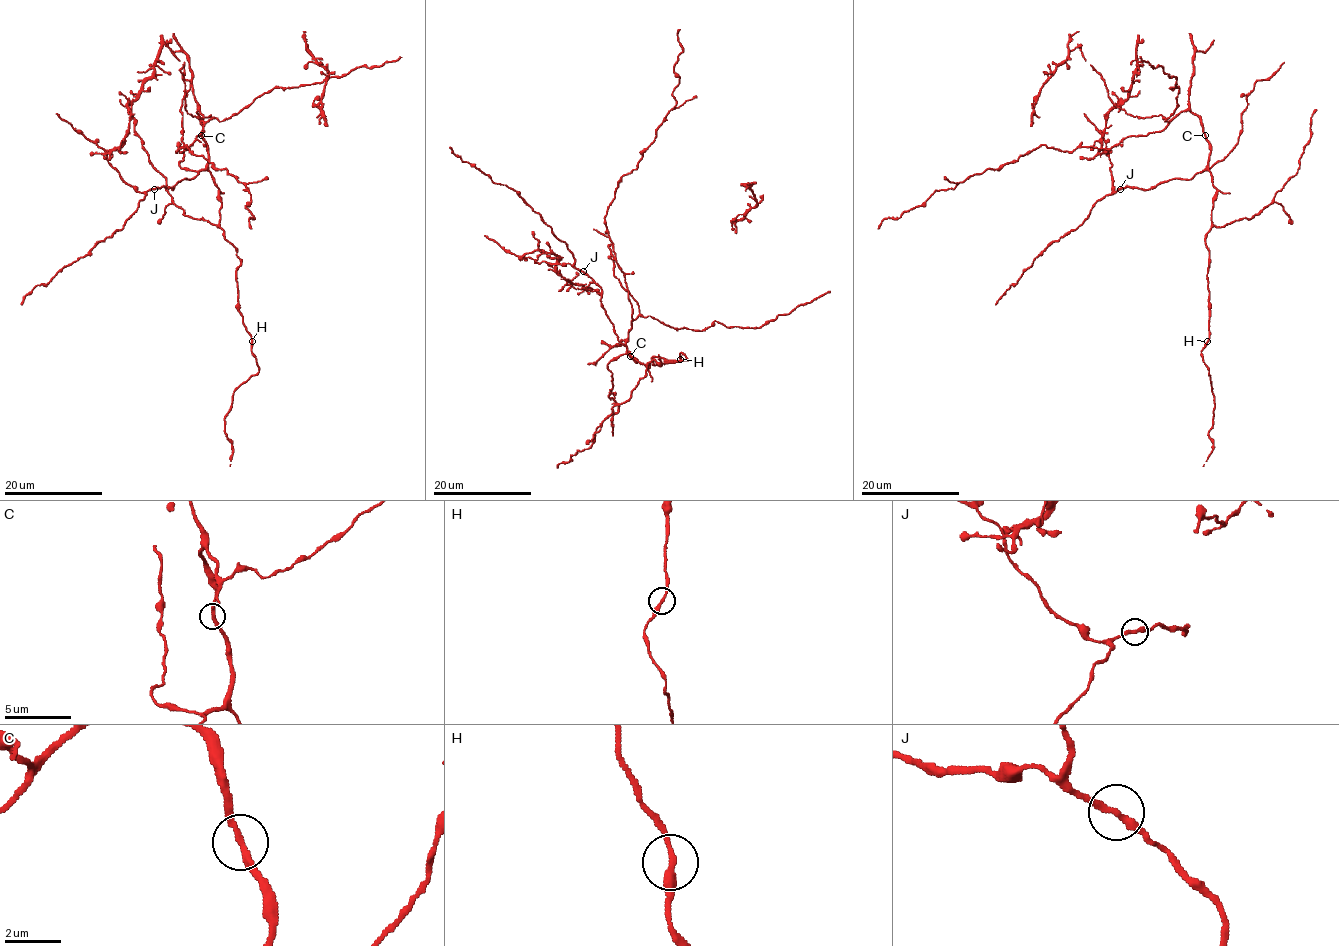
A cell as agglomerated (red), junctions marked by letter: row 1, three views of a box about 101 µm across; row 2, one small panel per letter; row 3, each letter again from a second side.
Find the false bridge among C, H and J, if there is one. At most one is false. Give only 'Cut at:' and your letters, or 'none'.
Cut at: none

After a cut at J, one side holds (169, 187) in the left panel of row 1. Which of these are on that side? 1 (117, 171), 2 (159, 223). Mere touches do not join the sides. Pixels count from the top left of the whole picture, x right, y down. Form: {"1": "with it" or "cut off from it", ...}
{"1": "cut off from it", "2": "with it"}

